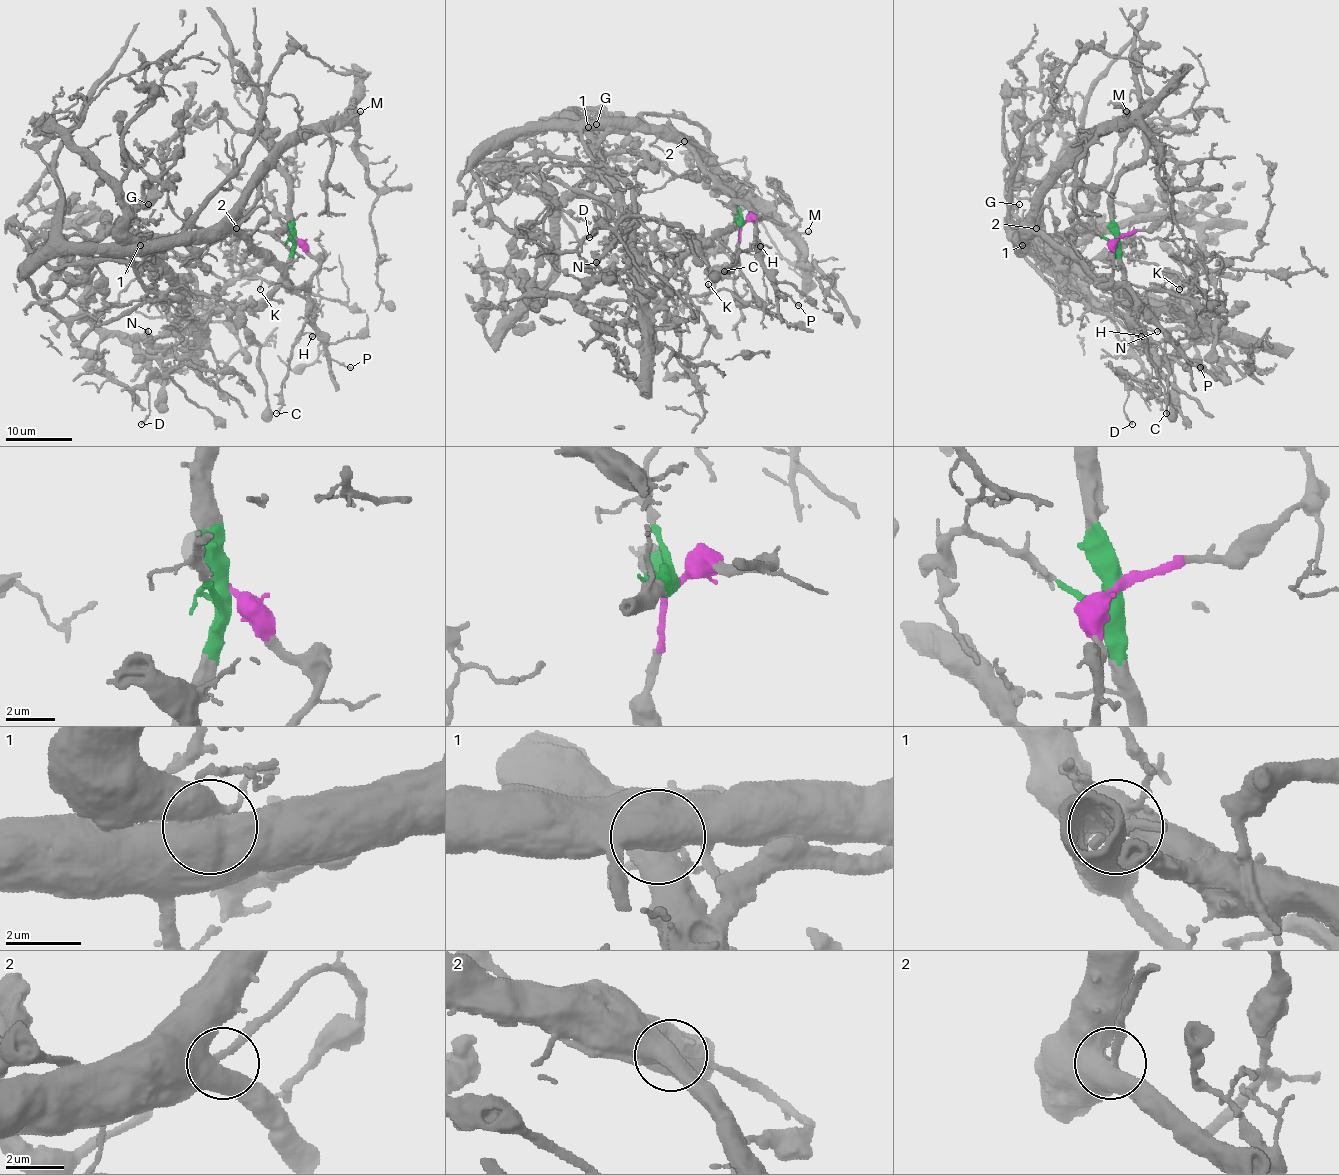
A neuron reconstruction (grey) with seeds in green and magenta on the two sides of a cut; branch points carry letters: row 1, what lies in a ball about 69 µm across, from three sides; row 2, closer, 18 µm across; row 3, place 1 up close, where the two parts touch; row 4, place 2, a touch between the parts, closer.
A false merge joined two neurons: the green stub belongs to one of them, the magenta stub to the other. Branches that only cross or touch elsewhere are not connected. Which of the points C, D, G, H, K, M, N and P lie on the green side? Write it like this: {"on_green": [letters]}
{"on_green": ["G", "K", "N"]}

